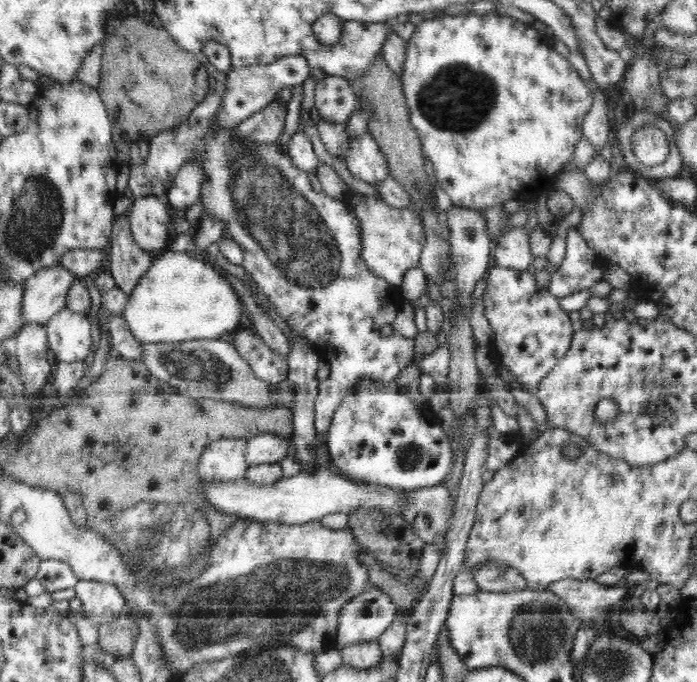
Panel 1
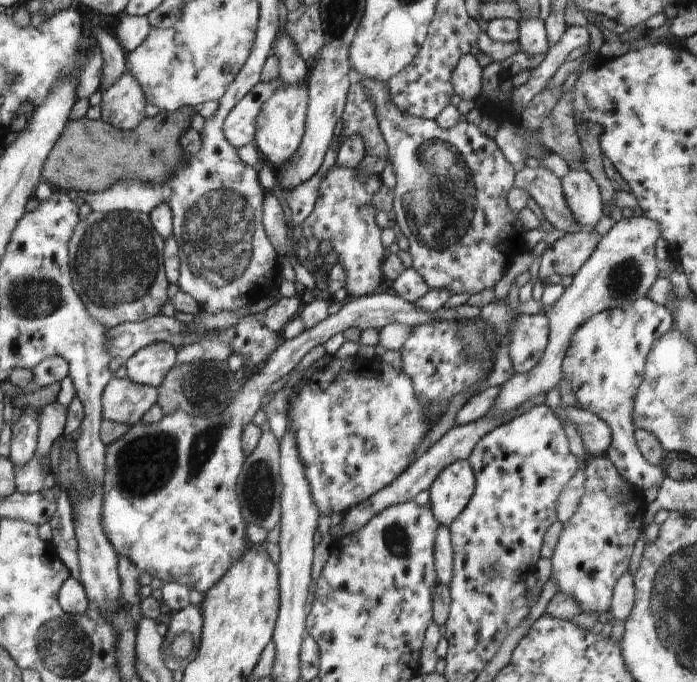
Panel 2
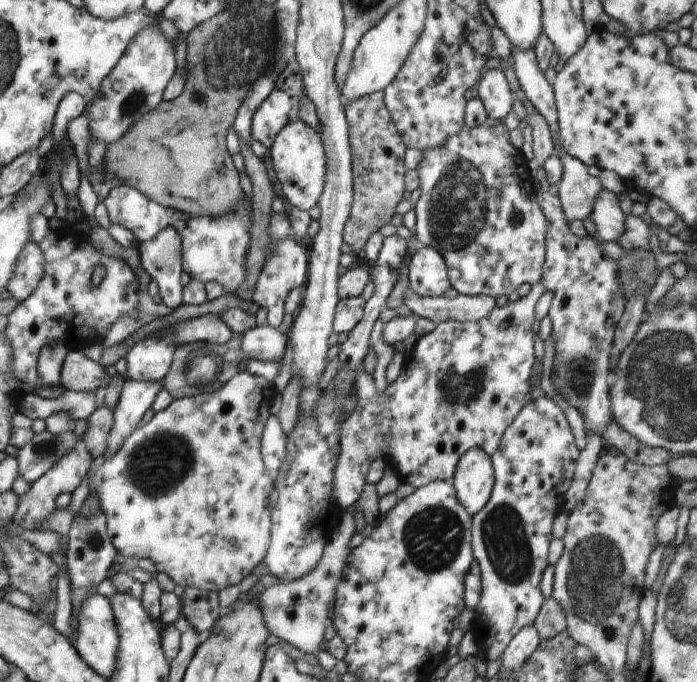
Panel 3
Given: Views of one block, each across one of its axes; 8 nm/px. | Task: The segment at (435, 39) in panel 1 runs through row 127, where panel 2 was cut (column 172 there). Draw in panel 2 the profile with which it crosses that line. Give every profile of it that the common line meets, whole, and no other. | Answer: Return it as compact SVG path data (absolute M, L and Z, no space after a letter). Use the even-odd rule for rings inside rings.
M386 292L347 300L335 314L330 314L296 338L286 339L283 344L278 345L260 372L250 373L245 377L240 392L220 414L194 416L186 412L173 412L164 415L156 424L144 424L140 420L132 425L122 438L105 446L102 528L114 550L133 562L140 572L149 573L153 579L159 579L163 584L177 582L190 590L198 590L201 594L208 592L226 574L232 562L242 558L242 554L252 546L246 535L247 522L240 512L236 482L247 457L242 450L242 430L262 408L262 398L266 396L270 386L285 374L292 373L314 346L324 344L334 334L343 333L352 326L361 331L366 328L380 331L391 322L415 327L436 321L430 312L422 311L399 296Z

